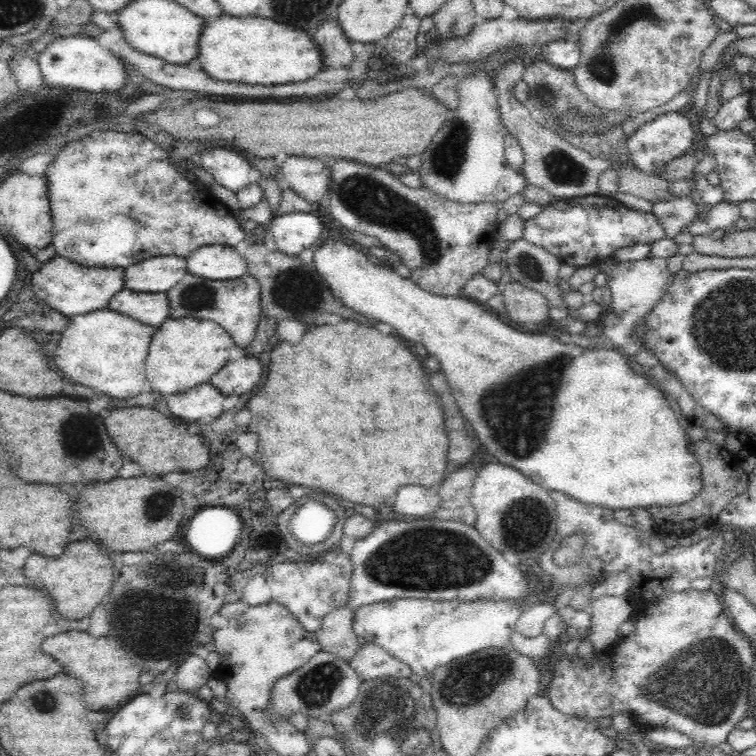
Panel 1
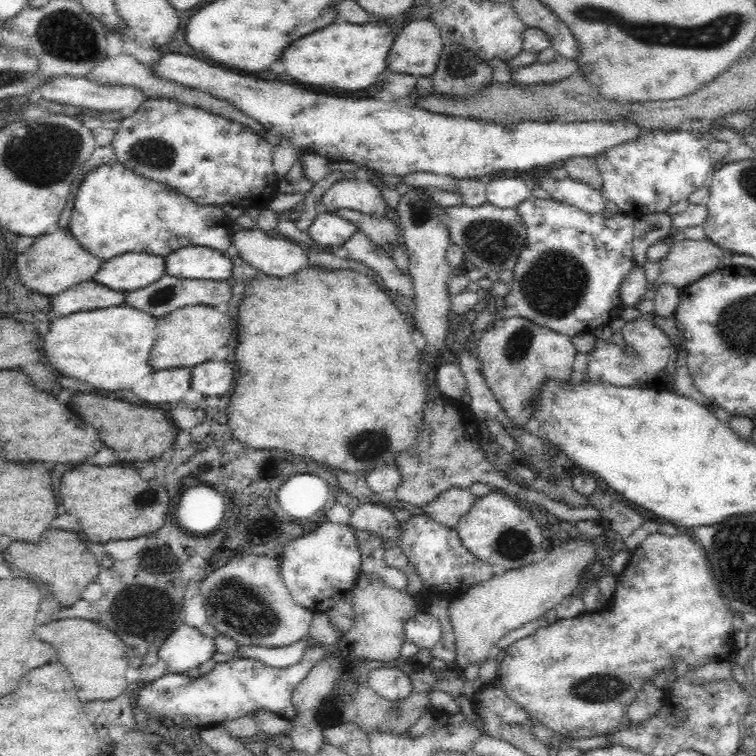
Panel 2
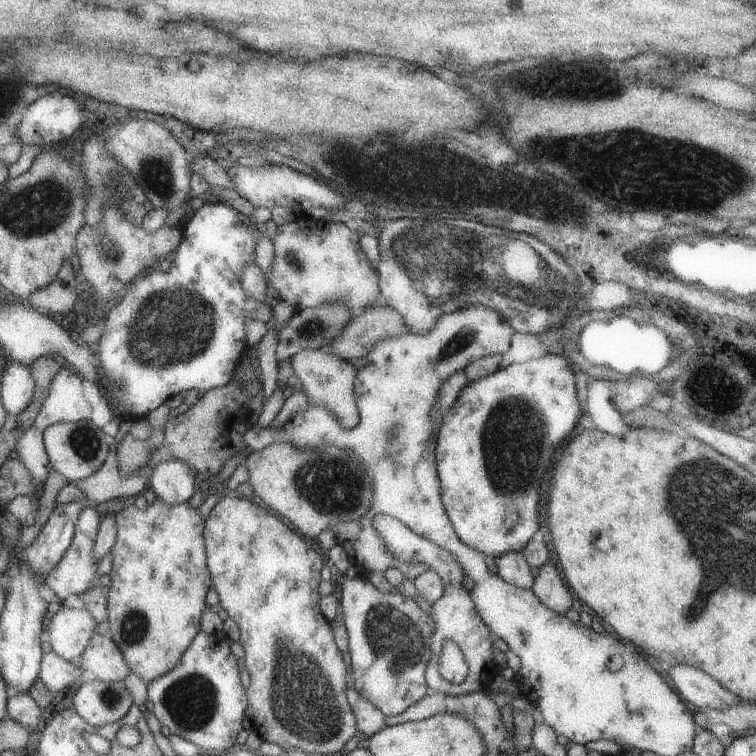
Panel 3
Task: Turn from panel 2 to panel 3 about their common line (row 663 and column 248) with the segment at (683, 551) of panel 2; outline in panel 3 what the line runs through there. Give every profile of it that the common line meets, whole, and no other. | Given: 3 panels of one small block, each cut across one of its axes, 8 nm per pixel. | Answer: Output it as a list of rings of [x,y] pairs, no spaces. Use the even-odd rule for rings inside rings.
[[[220,496],[219,502],[211,508],[211,511],[208,515],[208,519],[204,521],[204,528],[203,528],[203,542],[205,547],[205,554],[206,554],[206,565],[208,568],[208,571],[210,572],[211,582],[212,586],[215,589],[215,592],[218,596],[218,604],[219,606],[227,612],[228,616],[235,622],[235,624],[238,626],[239,632],[241,634],[239,635],[239,643],[240,646],[243,646],[243,652],[244,652],[244,666],[246,667],[246,671],[249,672],[249,676],[251,676],[251,682],[249,682],[249,686],[245,688],[245,694],[246,694],[246,702],[248,703],[249,708],[251,708],[251,727],[250,730],[256,730],[257,734],[262,738],[262,740],[267,740],[267,742],[273,742],[273,744],[277,744],[282,750],[289,750],[289,748],[298,748],[299,750],[302,750],[303,752],[313,752],[313,754],[333,754],[333,752],[337,752],[338,750],[341,750],[345,743],[351,738],[351,736],[355,735],[357,733],[357,727],[356,727],[356,720],[355,716],[351,710],[351,707],[349,706],[349,703],[347,702],[347,699],[345,698],[346,689],[347,686],[346,680],[347,680],[347,668],[345,668],[345,664],[343,664],[343,656],[341,655],[341,652],[337,650],[337,646],[335,646],[334,641],[334,634],[333,630],[330,627],[329,621],[323,616],[323,613],[321,610],[319,610],[319,601],[321,600],[321,595],[319,594],[319,581],[321,580],[321,577],[319,576],[319,572],[321,571],[321,568],[324,566],[322,565],[323,562],[319,555],[317,555],[317,552],[311,548],[311,546],[307,546],[305,543],[305,540],[301,540],[299,536],[294,532],[294,530],[291,528],[287,528],[281,520],[278,520],[278,518],[272,516],[267,510],[264,510],[261,508],[262,506],[259,504],[258,506],[253,504],[252,500],[239,500],[239,498],[233,498],[233,496],[227,496],[225,498],[224,496]]]

